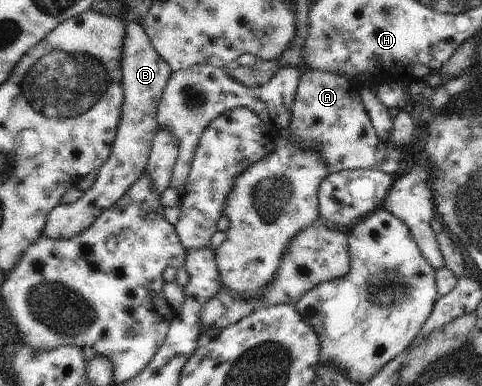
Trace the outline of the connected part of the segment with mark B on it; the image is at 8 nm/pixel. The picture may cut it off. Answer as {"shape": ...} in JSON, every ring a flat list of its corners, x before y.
{"shape":[[129,19,125,25,121,59,121,84,124,92,120,123,110,155,97,169,97,176,80,199,58,204,48,215,43,234,53,240,69,240,86,231,147,169,156,131,158,106,172,75,171,67,158,55,139,20]]}

